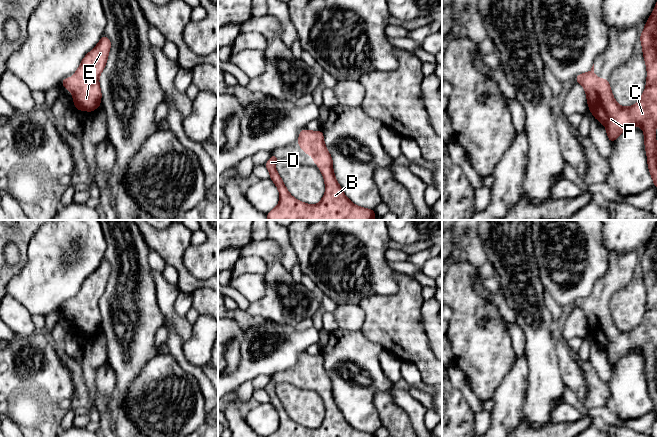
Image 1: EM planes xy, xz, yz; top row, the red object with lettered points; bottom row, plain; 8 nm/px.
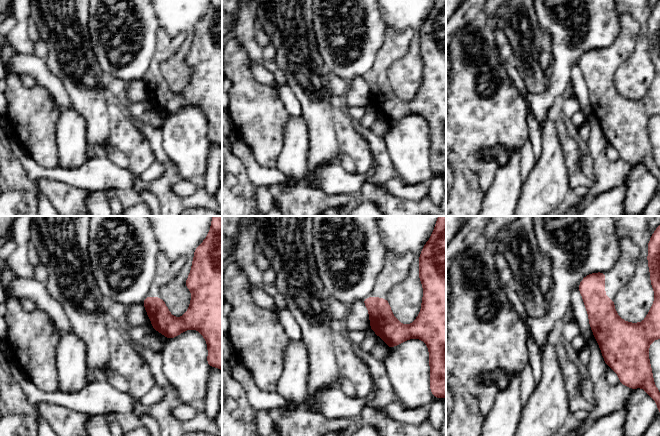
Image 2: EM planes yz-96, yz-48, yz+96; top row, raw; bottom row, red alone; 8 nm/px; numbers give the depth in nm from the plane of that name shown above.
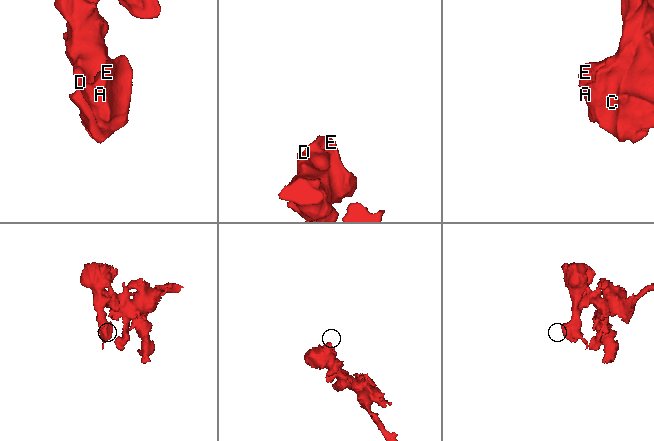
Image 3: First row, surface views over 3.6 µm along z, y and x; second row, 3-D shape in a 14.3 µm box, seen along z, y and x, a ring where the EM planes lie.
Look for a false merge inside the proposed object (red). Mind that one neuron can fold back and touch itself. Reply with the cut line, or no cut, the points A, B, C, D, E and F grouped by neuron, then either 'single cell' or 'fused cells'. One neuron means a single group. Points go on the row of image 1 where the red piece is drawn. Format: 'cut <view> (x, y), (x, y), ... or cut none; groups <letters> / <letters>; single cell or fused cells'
cut none; groups A B C D E F; single cell

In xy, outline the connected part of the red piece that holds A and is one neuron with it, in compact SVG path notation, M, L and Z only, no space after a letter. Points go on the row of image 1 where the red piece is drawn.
M103 35L99 43L82 59L74 76L63 79L61 86L72 93L77 112L85 110L91 113L101 105L99 76L105 68L110 48L110 39Z

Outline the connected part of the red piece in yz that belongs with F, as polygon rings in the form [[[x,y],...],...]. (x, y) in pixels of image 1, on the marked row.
[[[657,2],[639,36],[647,68],[645,90],[638,102],[630,107],[620,106],[613,97],[609,79],[594,75],[594,64],[587,73],[576,76],[586,92],[589,111],[606,128],[613,143],[624,131],[640,126],[644,132],[648,169],[657,188]]]

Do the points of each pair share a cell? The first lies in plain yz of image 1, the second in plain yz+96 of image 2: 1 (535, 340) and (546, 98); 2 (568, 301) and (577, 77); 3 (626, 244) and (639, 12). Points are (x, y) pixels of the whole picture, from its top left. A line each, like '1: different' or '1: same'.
1: different
2: different
3: same

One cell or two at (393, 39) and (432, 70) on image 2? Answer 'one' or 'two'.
one

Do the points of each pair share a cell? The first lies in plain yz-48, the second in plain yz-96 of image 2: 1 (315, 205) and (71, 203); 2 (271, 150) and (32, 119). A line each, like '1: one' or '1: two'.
1: one
2: one

